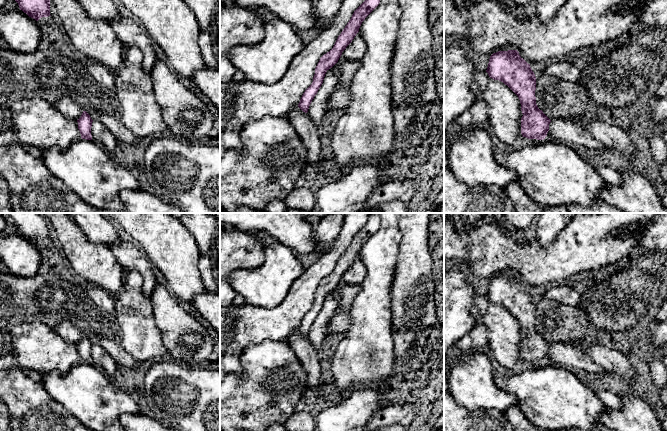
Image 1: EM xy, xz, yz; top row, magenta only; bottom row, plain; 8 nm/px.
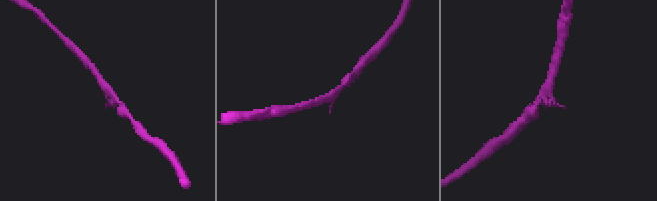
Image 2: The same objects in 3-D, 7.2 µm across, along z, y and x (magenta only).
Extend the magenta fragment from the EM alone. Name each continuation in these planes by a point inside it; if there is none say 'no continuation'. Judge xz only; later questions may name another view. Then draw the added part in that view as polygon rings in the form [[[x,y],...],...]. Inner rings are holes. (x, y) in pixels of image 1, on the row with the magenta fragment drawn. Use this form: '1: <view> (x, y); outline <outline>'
no continuation

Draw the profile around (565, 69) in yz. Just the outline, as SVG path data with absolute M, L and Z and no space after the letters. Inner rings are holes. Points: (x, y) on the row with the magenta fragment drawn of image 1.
M571 57L549 62L543 73L571 82L577 82L581 77L581 70L574 64Z

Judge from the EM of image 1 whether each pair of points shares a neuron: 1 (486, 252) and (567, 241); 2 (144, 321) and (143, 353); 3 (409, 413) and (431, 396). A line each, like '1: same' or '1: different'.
1: same
2: same
3: different

